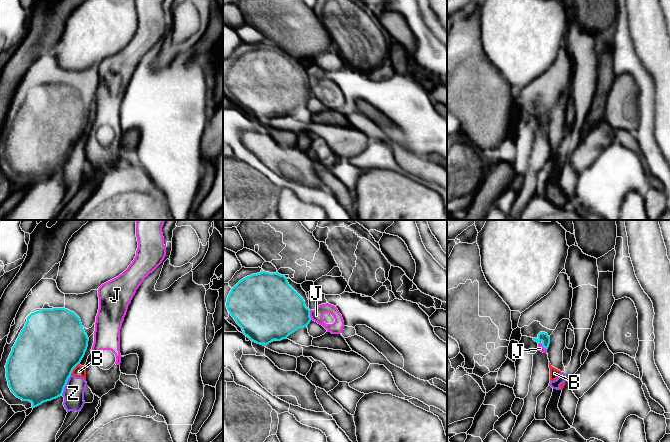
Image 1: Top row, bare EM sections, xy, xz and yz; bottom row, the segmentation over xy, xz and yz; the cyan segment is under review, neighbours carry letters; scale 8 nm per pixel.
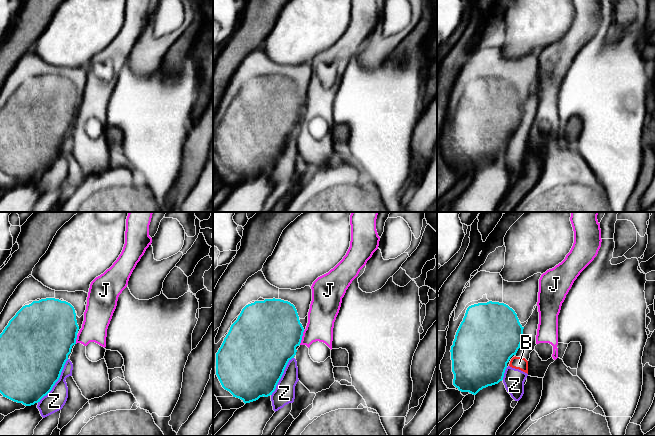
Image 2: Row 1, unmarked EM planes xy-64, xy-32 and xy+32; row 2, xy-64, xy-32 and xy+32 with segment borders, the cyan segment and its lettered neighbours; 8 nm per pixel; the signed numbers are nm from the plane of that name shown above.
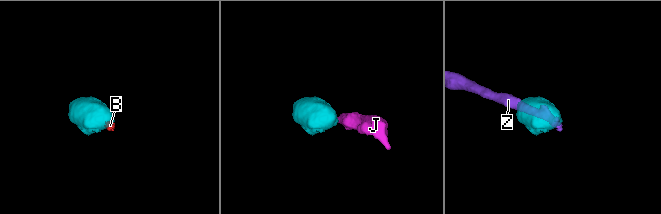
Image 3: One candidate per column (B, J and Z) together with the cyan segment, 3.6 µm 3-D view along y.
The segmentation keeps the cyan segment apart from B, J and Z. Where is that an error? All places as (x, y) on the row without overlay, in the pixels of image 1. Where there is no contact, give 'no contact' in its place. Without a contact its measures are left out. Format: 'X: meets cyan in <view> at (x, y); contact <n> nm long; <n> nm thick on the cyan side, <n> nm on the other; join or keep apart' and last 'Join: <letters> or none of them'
B: meets cyan in xy at (73, 144); contact 120 nm long; 500 nm thick on the cyan side, 100 nm on the other; keep apart
J: meets cyan in xz at (309, 91); contact 80 nm long; 400 nm thick on the cyan side, 100 nm on the other; keep apart
Z: meets cyan in xy at (65, 161); contact 180 nm long; 500 nm thick on the cyan side, 170 nm on the other; keep apart
Join: none of them

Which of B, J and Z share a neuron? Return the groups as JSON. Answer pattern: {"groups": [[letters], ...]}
{"groups": [["B", "Z"], ["J"]]}

